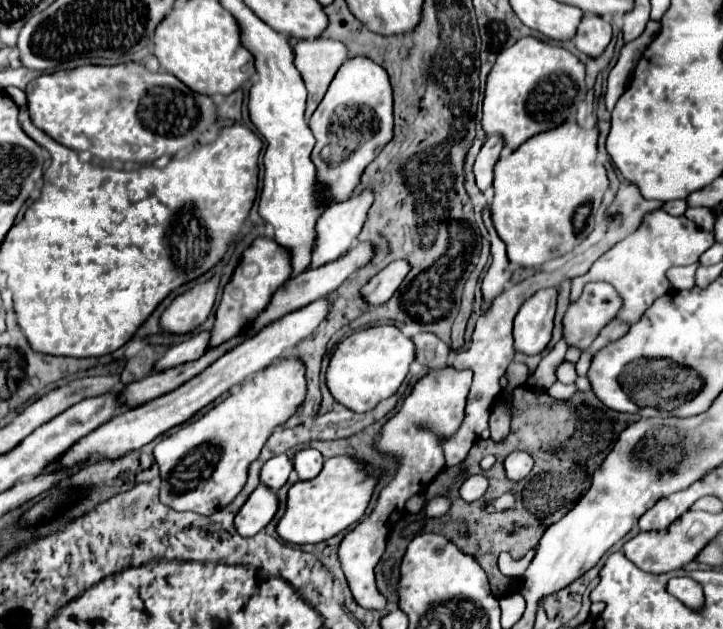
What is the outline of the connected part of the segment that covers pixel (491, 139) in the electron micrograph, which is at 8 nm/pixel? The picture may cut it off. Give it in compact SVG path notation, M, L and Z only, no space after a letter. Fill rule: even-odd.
M488 135L486 143L482 145L474 163L474 175L480 191L486 191L492 185L494 179L494 165L500 157L500 151L504 147L504 139L500 135Z

